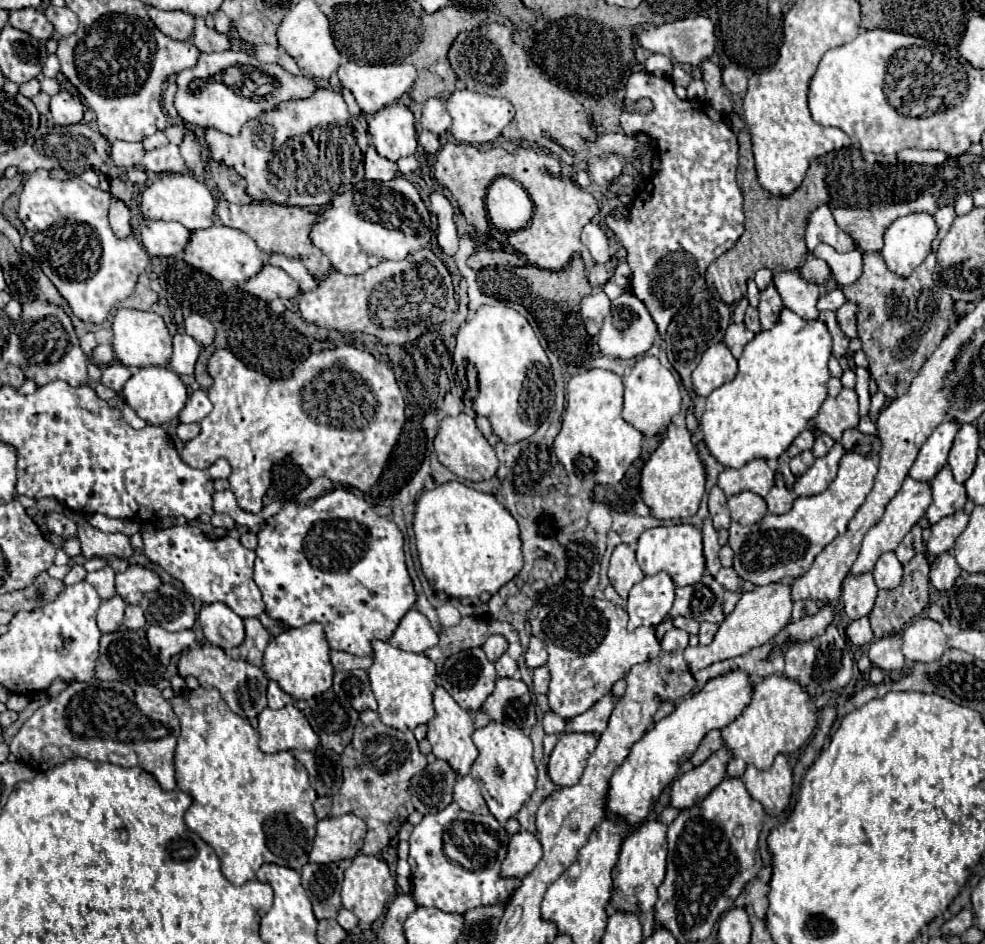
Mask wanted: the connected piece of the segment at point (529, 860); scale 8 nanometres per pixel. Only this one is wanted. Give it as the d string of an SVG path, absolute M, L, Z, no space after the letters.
M518 831L510 837L508 843L508 855L502 863L502 875L504 877L526 877L540 861L542 857L542 845L530 831Z

